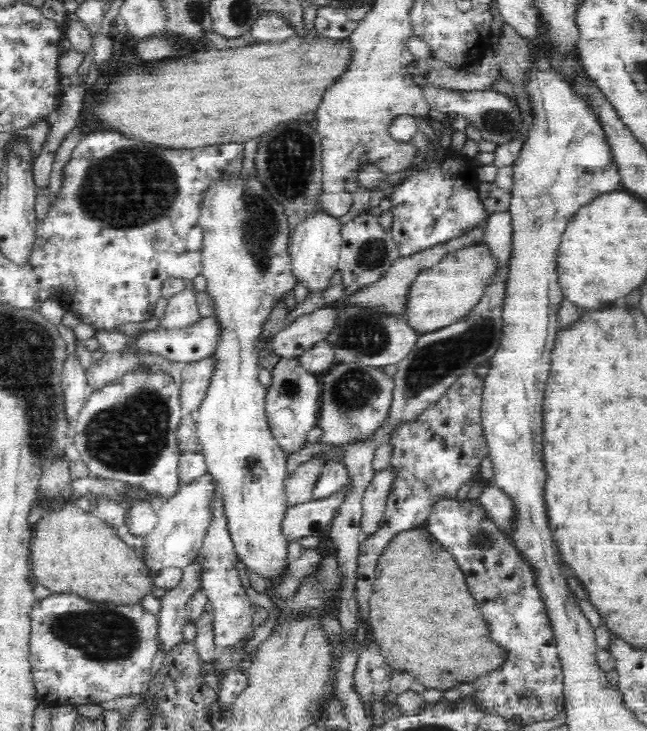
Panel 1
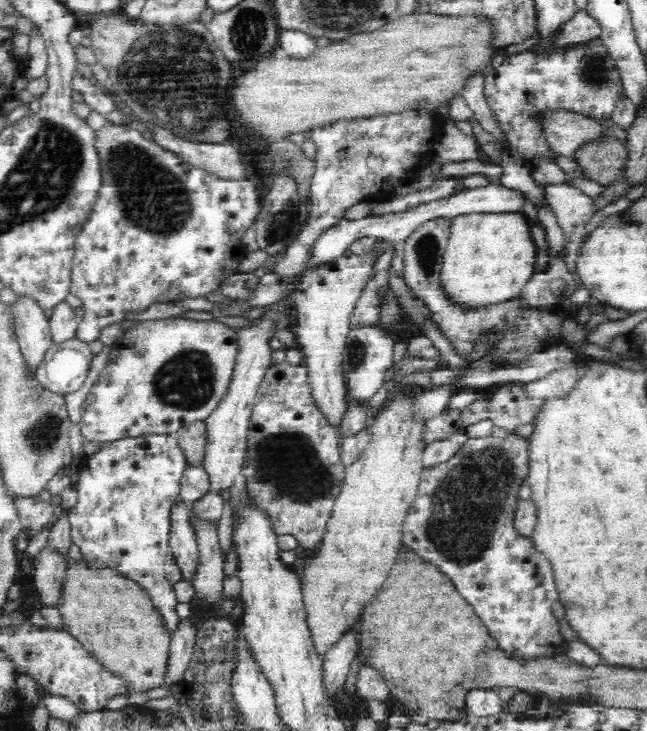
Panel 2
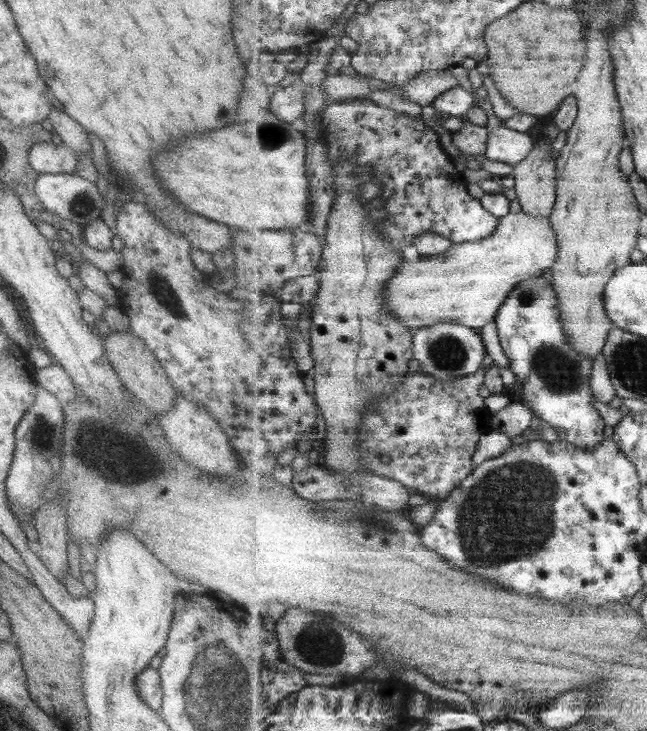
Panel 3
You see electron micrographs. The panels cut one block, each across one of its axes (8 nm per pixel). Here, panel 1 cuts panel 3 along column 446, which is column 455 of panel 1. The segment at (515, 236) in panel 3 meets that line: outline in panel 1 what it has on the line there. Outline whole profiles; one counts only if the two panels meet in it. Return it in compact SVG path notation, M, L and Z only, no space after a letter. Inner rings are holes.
M485 244L465 247L442 262L422 271L409 286L404 318L407 324L419 336L452 324L461 324L464 316L478 304L482 298L489 278L495 271L495 266Z

